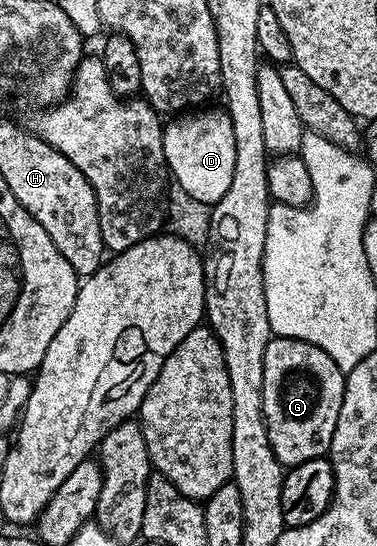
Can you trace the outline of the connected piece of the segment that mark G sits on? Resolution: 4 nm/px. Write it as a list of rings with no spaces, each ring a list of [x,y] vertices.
[[[273,337],[266,345],[262,377],[262,413],[274,457],[278,457],[278,461],[285,468],[296,467],[302,461],[325,458],[332,449],[346,378],[345,372],[340,371],[338,365],[334,365],[334,357],[330,357],[330,353],[326,353],[318,345],[310,345],[306,341]]]

